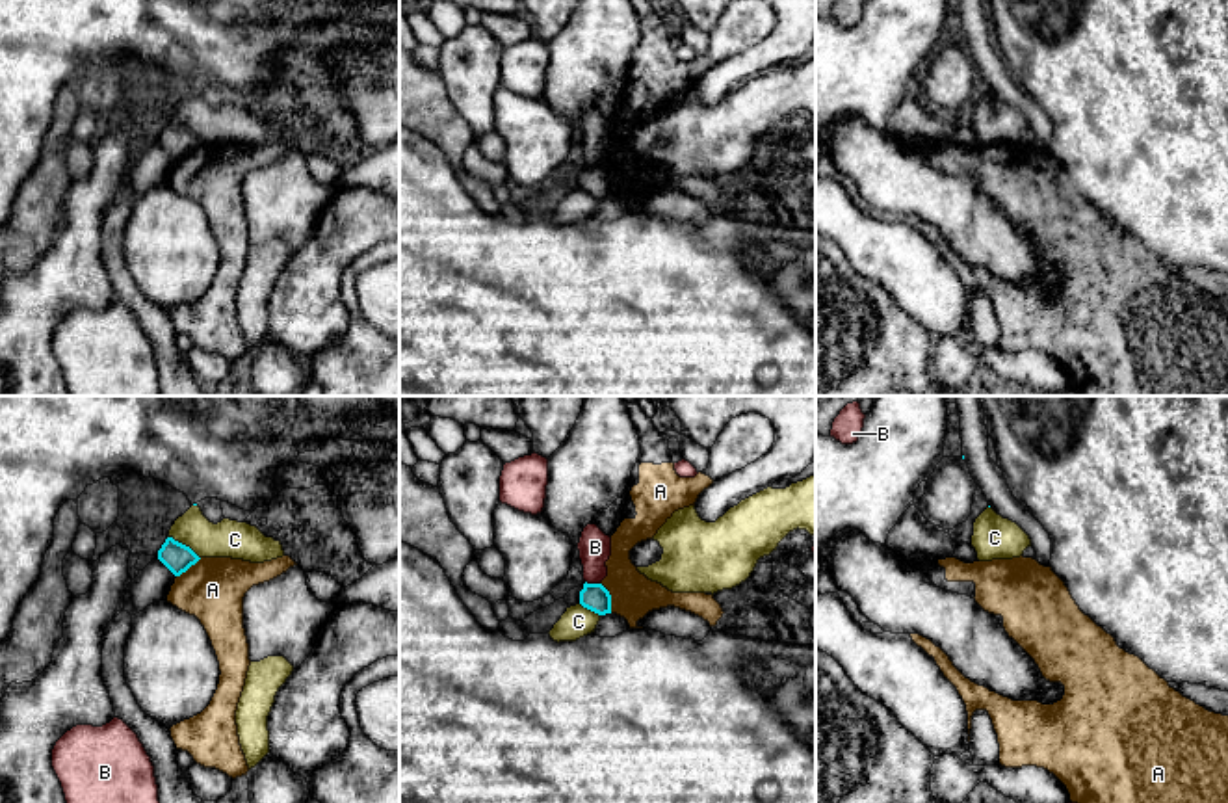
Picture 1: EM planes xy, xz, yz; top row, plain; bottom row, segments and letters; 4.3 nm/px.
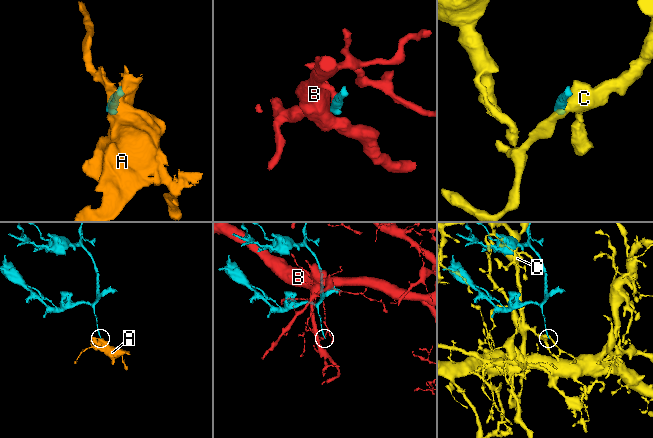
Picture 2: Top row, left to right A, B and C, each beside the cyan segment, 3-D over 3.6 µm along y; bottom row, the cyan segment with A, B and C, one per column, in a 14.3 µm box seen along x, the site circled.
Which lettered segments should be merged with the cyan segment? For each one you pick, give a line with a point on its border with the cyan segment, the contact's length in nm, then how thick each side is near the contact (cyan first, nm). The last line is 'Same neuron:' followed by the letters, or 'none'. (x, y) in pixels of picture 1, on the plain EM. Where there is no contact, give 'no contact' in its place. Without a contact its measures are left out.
Same neuron: none

